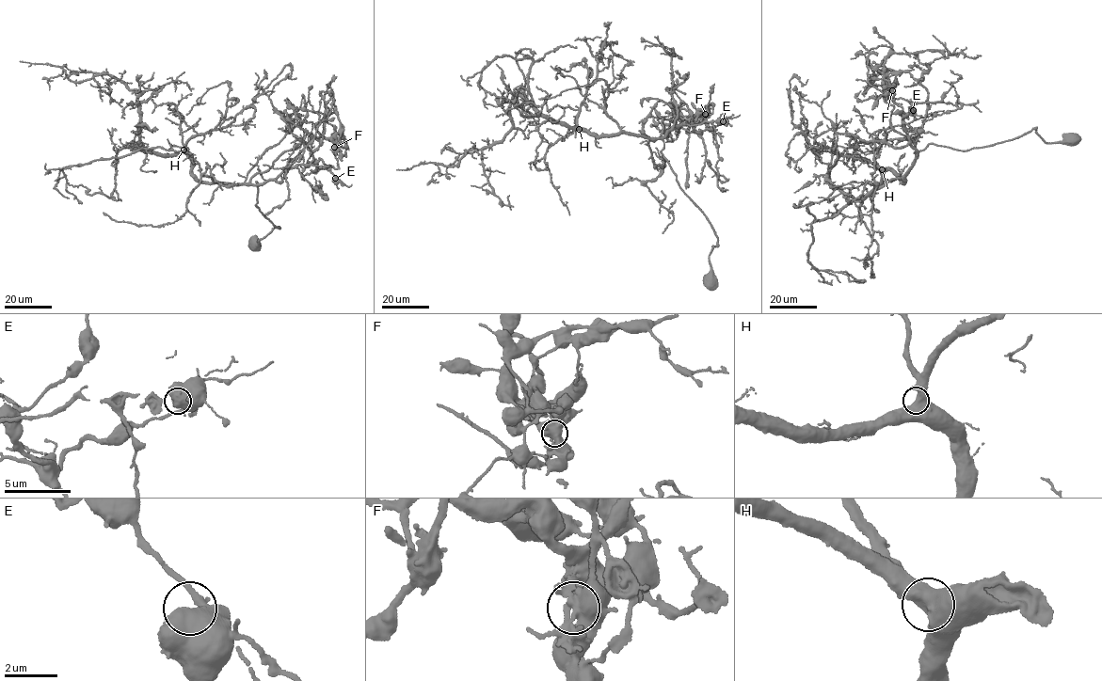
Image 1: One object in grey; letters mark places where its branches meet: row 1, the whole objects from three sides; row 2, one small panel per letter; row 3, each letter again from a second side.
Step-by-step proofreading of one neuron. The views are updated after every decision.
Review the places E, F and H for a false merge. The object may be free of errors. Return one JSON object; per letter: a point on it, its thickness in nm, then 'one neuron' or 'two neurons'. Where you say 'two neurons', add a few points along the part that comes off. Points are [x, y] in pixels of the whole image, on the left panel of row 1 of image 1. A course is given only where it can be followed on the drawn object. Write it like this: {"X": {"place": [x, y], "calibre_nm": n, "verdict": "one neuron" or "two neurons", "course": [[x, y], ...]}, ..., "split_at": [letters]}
{"E": {"place": [335, 178], "calibre_nm": 550, "verdict": "one neuron"}, "F": {"place": [334, 147], "calibre_nm": 600, "verdict": "two neurons", "course": [[334, 147], [340, 124], [336, 112], [324, 118], [315, 129]]}, "H": {"place": [183, 150], "calibre_nm": 600, "verdict": "one neuron"}, "split_at": ["F"]}

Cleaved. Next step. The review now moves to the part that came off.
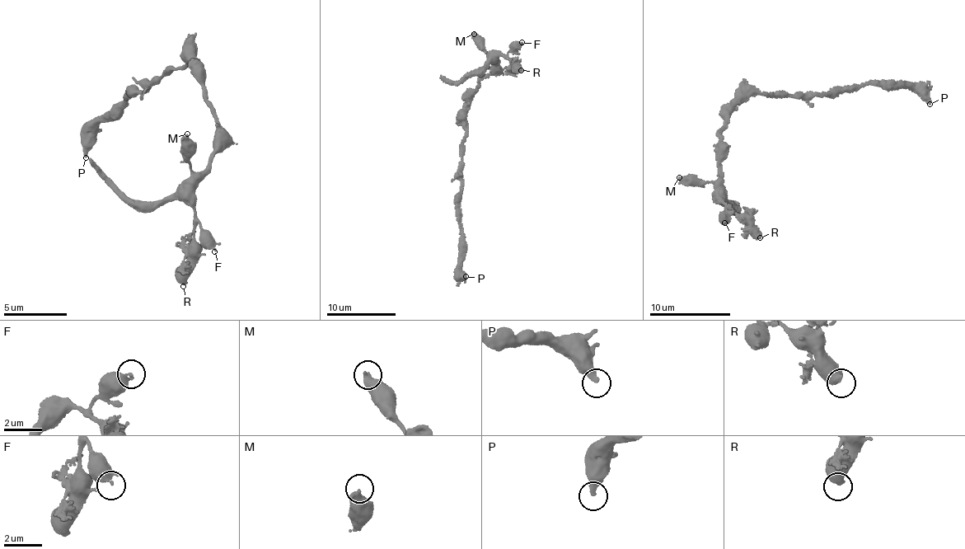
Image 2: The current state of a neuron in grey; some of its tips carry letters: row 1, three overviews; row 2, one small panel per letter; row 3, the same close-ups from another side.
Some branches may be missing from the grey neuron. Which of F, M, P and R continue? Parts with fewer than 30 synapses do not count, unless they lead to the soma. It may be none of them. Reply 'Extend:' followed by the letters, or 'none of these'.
Extend: none of these

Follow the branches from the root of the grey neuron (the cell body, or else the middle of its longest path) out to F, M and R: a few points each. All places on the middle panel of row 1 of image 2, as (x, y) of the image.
F: (465, 122), (472, 96), (480, 82), (495, 68), (498, 56), (507, 54), (522, 42)
M: (465, 122), (472, 96), (480, 82), (495, 68), (498, 61), (487, 53), (484, 40), (474, 34)
R: (465, 122), (472, 96), (480, 82), (495, 68), (498, 60), (496, 59), (500, 54), (521, 70)

